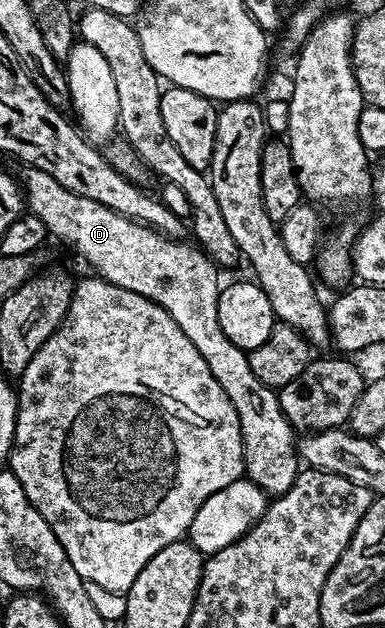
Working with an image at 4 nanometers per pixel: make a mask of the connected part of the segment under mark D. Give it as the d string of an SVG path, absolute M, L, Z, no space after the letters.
M27 168L26 181L24 177L24 201L29 212L44 223L47 234L51 238L59 237L66 245L71 245L88 264L93 272L102 280L124 287L128 291L136 291L136 295L144 295L148 300L155 301L172 319L176 319L176 327L192 339L192 347L204 355L204 363L208 363L208 371L224 387L224 395L236 407L236 419L240 419L240 435L242 436L242 463L245 476L253 485L260 486L267 495L281 495L287 493L296 483L300 472L300 458L296 444L296 430L288 423L284 411L278 402L278 394L275 390L268 388L260 379L256 379L255 373L250 366L250 358L247 350L236 347L228 335L220 327L220 315L218 314L218 285L219 266L195 244L189 240L177 237L166 237L156 229L149 229L147 225L141 225L138 221L128 219L108 207L104 203L96 203L96 199L84 199L68 187L60 187L48 171Z

